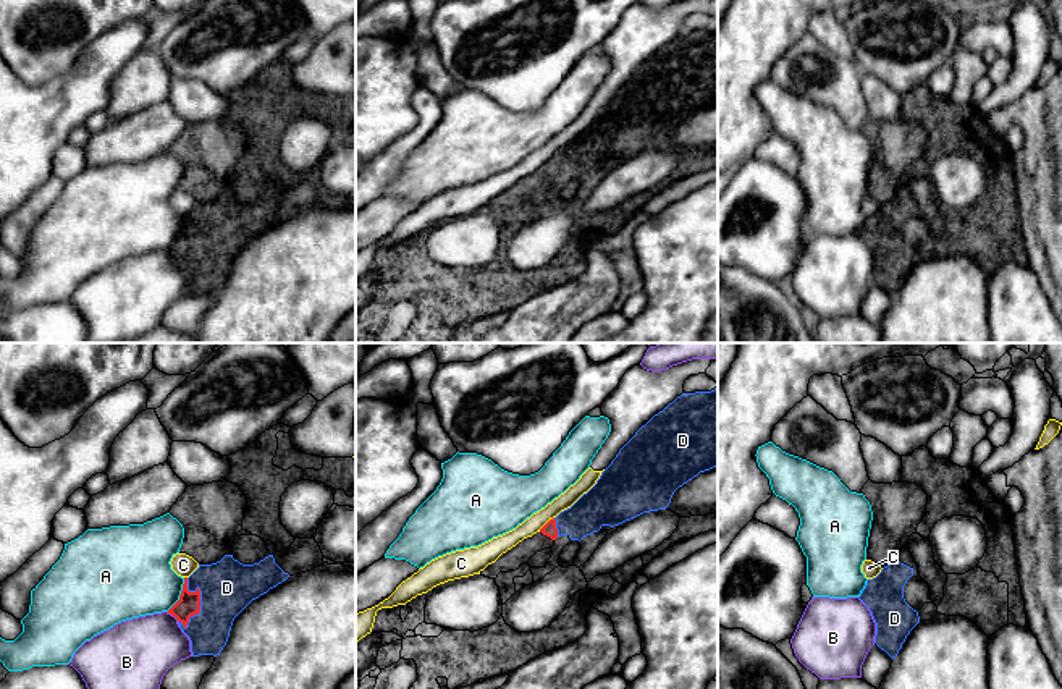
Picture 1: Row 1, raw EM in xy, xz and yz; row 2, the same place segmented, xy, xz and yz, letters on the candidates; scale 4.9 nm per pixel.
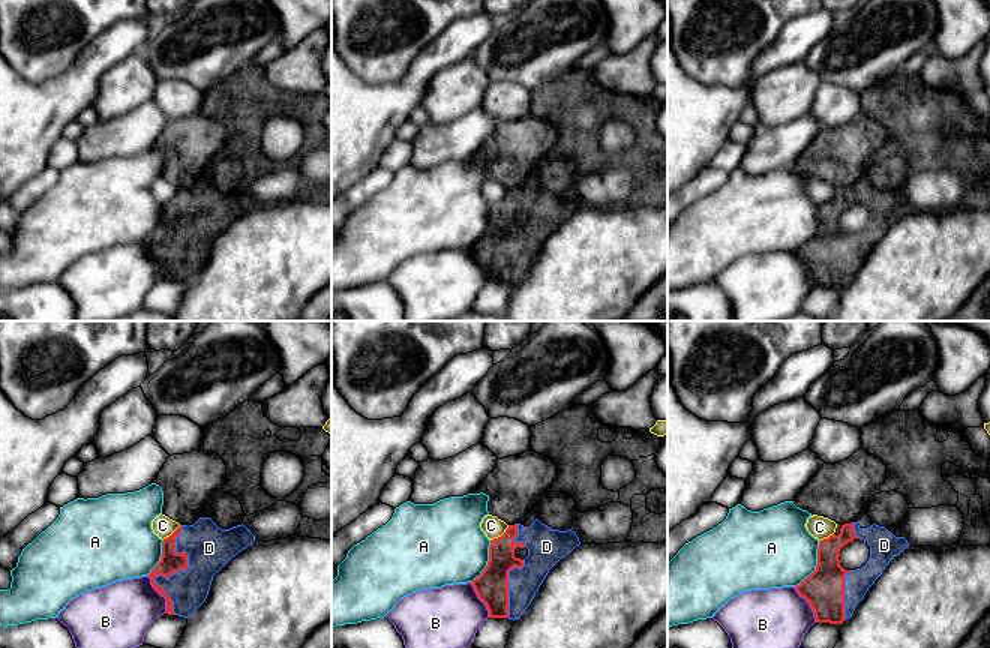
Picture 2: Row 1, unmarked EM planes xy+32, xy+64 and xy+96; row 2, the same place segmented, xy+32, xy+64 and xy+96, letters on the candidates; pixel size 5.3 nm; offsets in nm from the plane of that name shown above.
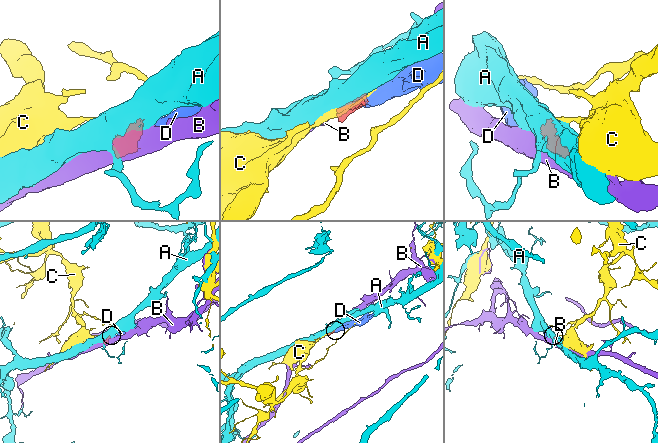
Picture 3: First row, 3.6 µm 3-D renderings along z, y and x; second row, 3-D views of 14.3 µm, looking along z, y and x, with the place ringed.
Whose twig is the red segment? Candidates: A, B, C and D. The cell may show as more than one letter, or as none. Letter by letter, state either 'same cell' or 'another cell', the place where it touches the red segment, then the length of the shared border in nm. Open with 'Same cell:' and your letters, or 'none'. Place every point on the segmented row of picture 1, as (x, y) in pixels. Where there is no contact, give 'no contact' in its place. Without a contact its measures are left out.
Same cell: D
A: another cell; contact xy (180, 596); length 200 nm
B: another cell; contact xy (172, 613); length 80 nm
C: another cell; contact xz (545, 524); length 110 nm
D: same cell; contact xy (199, 599); length 260 nm

